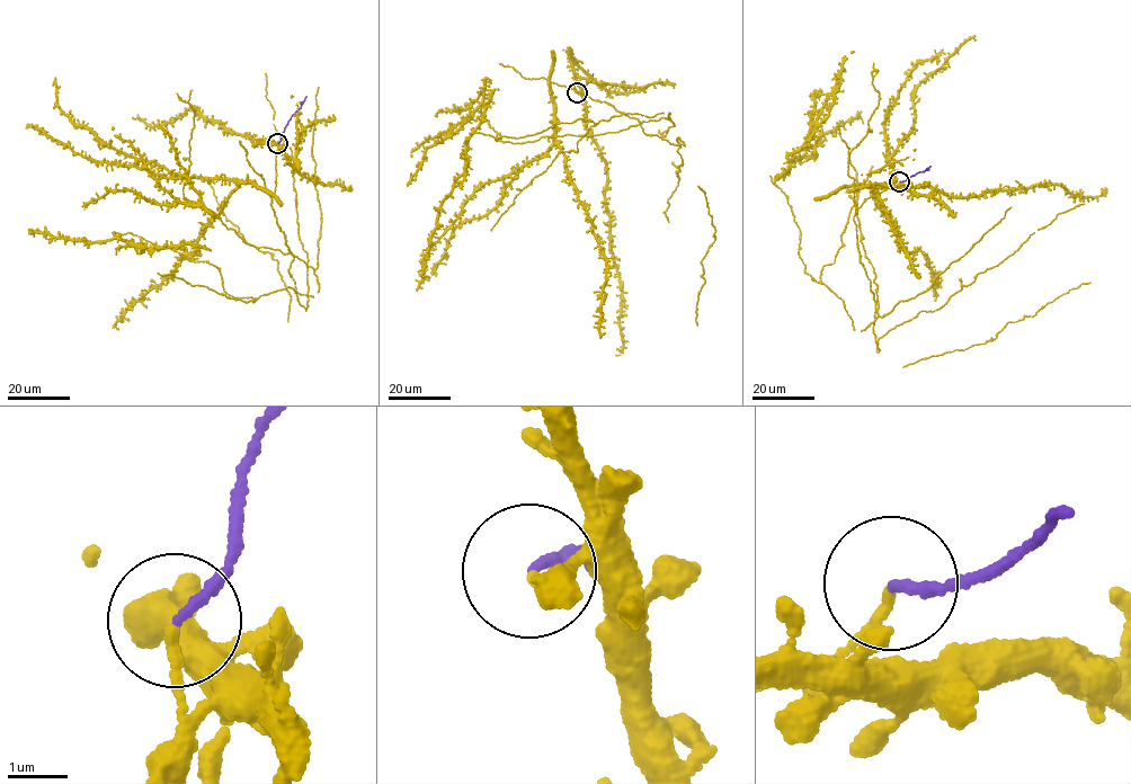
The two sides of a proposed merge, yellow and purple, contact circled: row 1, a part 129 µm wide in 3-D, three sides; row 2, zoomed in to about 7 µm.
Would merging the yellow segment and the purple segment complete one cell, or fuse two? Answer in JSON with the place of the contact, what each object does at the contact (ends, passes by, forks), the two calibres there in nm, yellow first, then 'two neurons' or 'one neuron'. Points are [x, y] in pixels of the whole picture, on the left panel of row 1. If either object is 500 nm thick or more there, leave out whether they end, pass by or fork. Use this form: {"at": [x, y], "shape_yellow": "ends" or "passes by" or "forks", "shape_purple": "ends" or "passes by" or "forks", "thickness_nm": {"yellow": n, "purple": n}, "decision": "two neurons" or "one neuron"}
{"at": [277, 143], "shape_yellow": "ends", "shape_purple": "ends", "thickness_nm": {"yellow": 160, "purple": 140}, "decision": "one neuron"}

